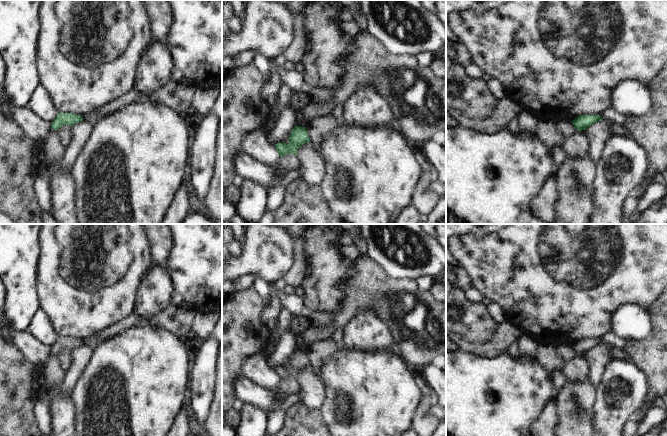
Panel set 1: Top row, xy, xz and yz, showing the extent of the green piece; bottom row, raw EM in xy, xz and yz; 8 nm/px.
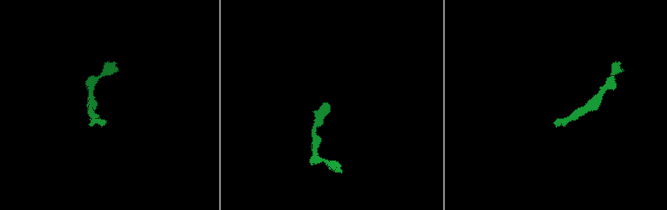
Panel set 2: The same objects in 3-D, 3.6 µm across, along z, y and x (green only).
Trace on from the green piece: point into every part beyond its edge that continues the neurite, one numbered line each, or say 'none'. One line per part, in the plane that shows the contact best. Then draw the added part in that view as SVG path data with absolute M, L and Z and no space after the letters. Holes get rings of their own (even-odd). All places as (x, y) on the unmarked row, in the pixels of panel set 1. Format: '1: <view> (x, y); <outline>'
none

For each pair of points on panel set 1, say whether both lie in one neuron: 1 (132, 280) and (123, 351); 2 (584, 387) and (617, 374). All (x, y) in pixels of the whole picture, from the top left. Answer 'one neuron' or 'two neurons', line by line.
1: two neurons
2: two neurons

